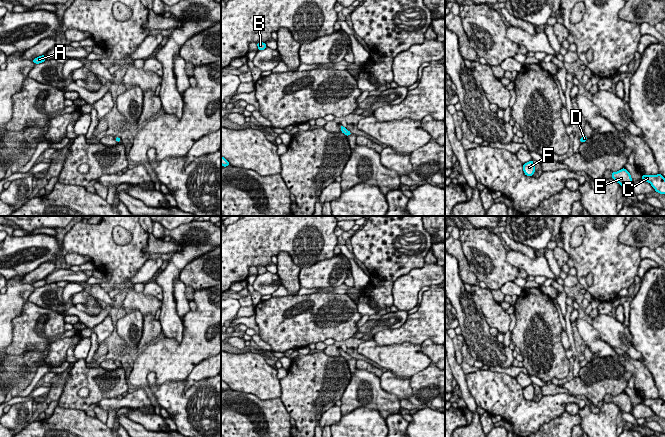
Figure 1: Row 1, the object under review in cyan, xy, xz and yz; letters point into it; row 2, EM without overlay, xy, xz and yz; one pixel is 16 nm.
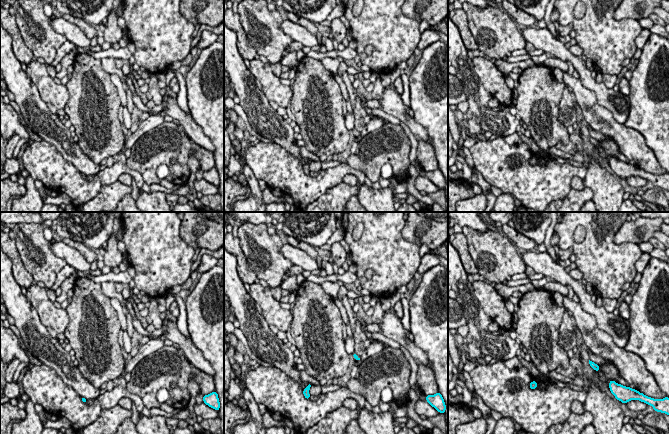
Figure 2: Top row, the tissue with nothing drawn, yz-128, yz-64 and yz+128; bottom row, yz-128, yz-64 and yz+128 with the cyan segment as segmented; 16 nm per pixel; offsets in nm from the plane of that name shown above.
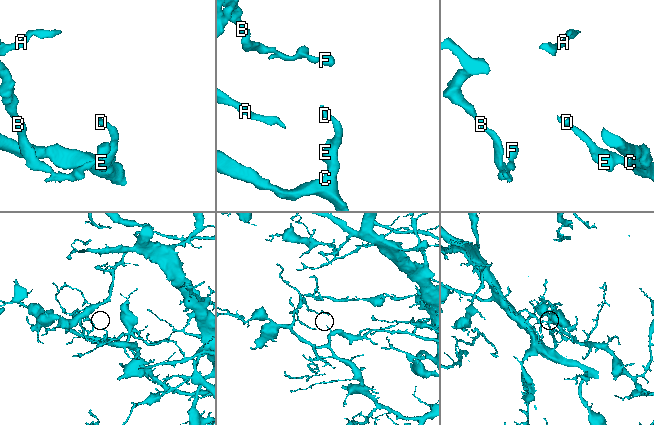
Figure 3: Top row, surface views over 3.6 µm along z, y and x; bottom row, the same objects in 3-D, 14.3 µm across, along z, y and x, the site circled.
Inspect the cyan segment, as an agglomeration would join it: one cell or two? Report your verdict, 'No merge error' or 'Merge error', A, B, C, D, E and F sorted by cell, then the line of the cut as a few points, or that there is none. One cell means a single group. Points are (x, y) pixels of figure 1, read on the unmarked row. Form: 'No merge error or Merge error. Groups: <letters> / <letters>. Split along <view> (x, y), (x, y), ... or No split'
No merge error. Groups: A B C D E F. No split

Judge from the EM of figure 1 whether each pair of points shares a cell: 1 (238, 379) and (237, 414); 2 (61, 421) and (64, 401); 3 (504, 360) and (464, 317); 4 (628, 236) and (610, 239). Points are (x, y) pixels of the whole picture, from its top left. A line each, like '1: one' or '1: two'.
1: two
2: two
3: one
4: two

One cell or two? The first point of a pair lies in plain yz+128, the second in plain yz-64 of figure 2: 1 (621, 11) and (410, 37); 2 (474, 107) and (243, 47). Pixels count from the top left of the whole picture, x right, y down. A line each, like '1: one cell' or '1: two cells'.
1: two cells
2: two cells

